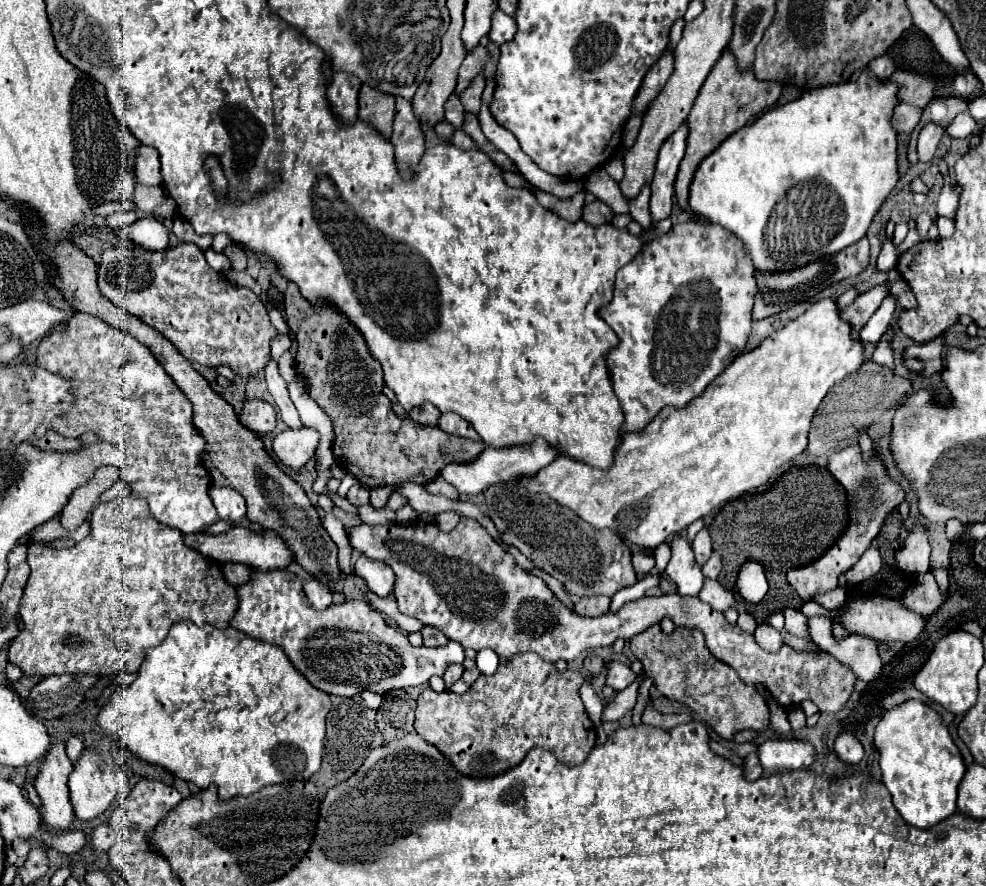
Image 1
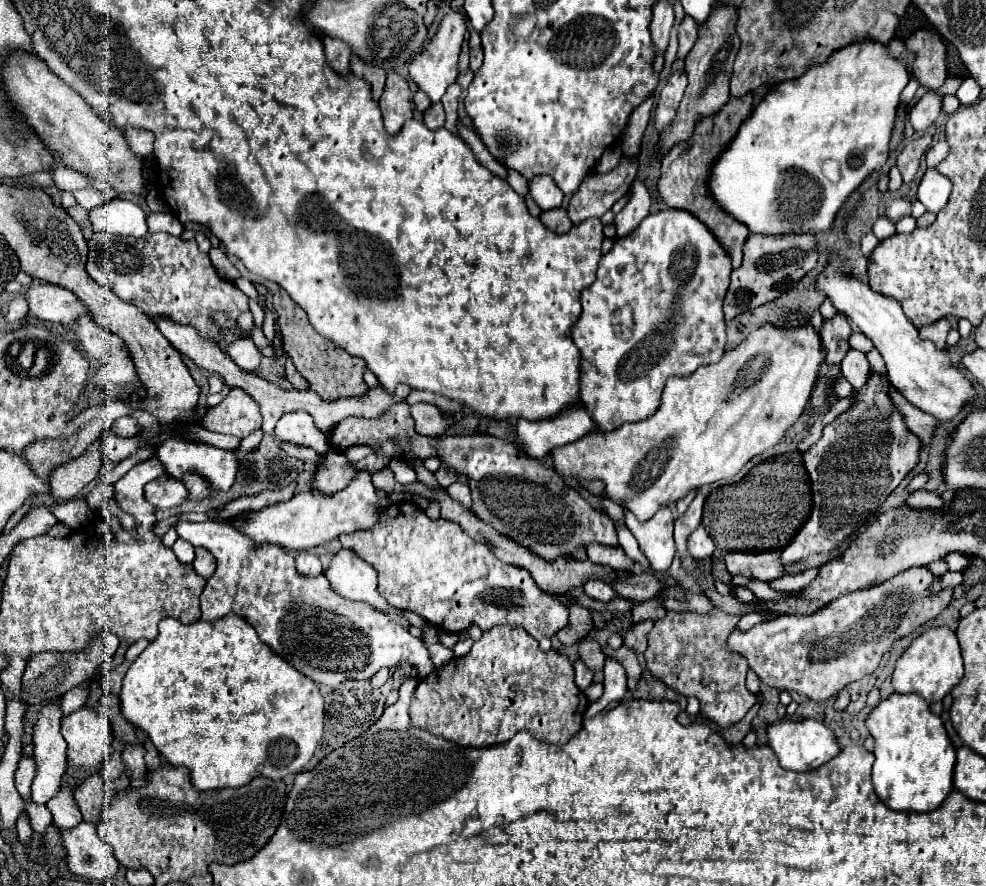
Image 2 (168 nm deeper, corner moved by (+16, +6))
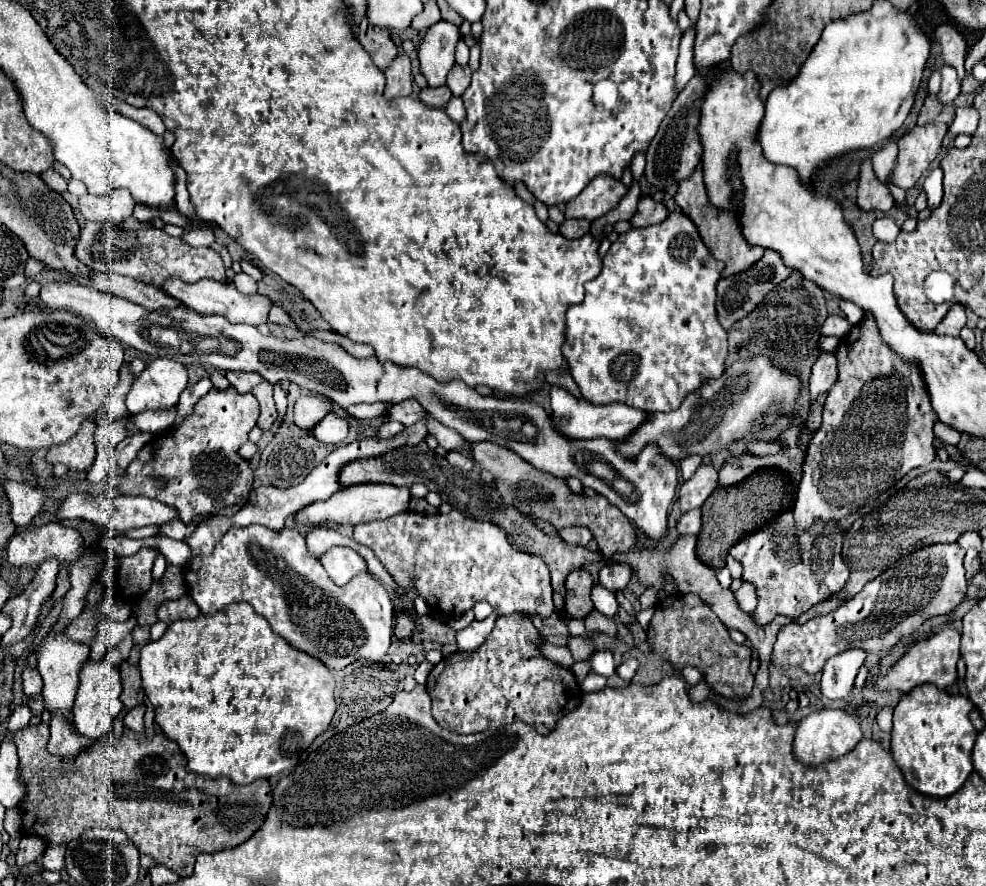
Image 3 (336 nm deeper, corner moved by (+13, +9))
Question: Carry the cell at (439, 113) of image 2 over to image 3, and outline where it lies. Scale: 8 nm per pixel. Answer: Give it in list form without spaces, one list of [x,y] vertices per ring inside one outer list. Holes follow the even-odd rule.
[[[441,87],[441,89],[423,89],[421,91],[421,101],[427,103],[427,107],[435,107],[435,109],[445,109],[447,103],[451,99],[451,91],[449,87]]]

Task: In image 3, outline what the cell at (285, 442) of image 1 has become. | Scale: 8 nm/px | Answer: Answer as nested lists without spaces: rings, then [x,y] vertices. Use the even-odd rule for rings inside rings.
[[[309,395],[309,397],[299,397],[295,403],[295,413],[293,413],[293,423],[301,429],[311,429],[315,427],[327,413],[331,411],[327,397],[321,395]]]

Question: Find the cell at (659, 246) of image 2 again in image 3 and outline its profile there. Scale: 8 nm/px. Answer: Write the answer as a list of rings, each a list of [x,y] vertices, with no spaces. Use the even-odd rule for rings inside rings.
[[[669,211],[667,219],[663,219],[663,223],[651,225],[651,227],[643,227],[643,229],[629,229],[627,233],[619,235],[619,239],[611,245],[611,249],[607,251],[607,255],[603,257],[603,271],[599,273],[599,277],[595,277],[593,281],[589,281],[585,285],[585,299],[579,305],[571,305],[567,311],[567,341],[563,345],[563,355],[569,363],[569,373],[575,379],[575,383],[581,389],[581,395],[591,401],[593,405],[611,405],[611,403],[627,403],[629,407],[639,407],[647,413],[655,413],[655,411],[673,411],[675,407],[679,407],[679,403],[683,401],[683,397],[695,389],[699,389],[701,381],[707,377],[719,377],[725,369],[725,359],[727,359],[727,333],[725,329],[719,325],[717,319],[717,309],[715,309],[715,301],[717,301],[717,281],[721,279],[721,271],[723,271],[723,261],[715,259],[711,255],[711,251],[707,249],[707,245],[703,243],[695,223],[681,211]],[[627,319],[631,319],[635,323],[635,327],[631,329],[627,325]]]

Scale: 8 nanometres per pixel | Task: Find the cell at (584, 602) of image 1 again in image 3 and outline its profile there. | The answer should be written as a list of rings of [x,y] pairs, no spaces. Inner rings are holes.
[[[605,565],[601,571],[599,571],[599,583],[601,587],[605,587],[607,591],[623,591],[625,585],[629,583],[631,579],[631,567],[629,565]]]

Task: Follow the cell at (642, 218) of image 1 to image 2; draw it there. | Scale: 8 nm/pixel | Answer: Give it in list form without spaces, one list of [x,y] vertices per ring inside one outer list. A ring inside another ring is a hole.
[[[634,182],[632,184],[632,194],[630,194],[630,202],[626,204],[626,208],[622,212],[616,214],[616,234],[618,236],[628,236],[650,212],[650,194],[646,190],[646,186],[642,182]]]

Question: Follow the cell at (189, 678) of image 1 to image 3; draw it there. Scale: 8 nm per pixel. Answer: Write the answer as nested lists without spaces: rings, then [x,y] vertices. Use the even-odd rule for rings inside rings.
[[[249,603],[227,605],[225,609],[221,609],[213,617],[199,615],[197,619],[191,619],[191,621],[175,621],[175,623],[171,623],[161,639],[151,641],[151,643],[147,643],[141,649],[139,671],[141,671],[141,679],[143,679],[141,687],[143,687],[145,695],[147,695],[147,699],[151,703],[159,703],[155,707],[155,723],[163,729],[163,733],[167,737],[171,737],[171,741],[175,741],[179,745],[179,749],[191,761],[191,773],[207,775],[211,779],[227,777],[227,779],[231,779],[237,785],[247,785],[247,783],[253,783],[255,779],[273,777],[273,775],[277,775],[281,771],[293,769],[297,765],[299,755],[315,741],[315,737],[319,737],[321,733],[327,731],[327,727],[329,727],[329,723],[333,719],[333,713],[335,713],[335,699],[333,699],[335,681],[333,681],[331,671],[319,659],[313,659],[307,653],[301,653],[301,651],[293,649],[289,643],[285,643],[285,639],[275,635],[271,631],[271,627],[267,625],[267,621],[261,619],[253,611],[253,607]]]

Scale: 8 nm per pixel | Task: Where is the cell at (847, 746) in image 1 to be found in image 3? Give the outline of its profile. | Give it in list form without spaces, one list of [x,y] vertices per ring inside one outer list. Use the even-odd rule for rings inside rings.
[[[849,649],[841,655],[835,655],[827,661],[823,667],[821,677],[821,693],[823,697],[835,701],[835,699],[847,699],[853,691],[855,677],[859,673],[859,667],[865,661],[865,651],[861,649]]]

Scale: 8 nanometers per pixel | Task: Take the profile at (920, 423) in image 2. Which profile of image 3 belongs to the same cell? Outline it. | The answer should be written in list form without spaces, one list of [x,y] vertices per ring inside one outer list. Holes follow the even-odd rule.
[[[941,421],[935,423],[935,437],[939,437],[943,443],[949,443],[949,445],[957,445],[959,439],[961,439],[961,433],[955,431],[953,427],[949,425],[943,425]]]

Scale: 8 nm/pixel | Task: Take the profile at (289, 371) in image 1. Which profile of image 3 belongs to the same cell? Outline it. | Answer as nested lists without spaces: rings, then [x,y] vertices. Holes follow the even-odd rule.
[[[169,279],[163,285],[163,291],[173,295],[175,299],[185,303],[193,311],[199,311],[199,315],[223,315],[223,317],[231,319],[233,324],[259,325],[259,323],[265,321],[263,315],[267,315],[269,309],[271,309],[271,301],[267,297],[263,297],[259,293],[253,295],[253,297],[245,297],[235,289],[233,283],[221,285],[221,283],[213,281],[213,279],[201,279],[197,283],[183,283],[179,279]]]

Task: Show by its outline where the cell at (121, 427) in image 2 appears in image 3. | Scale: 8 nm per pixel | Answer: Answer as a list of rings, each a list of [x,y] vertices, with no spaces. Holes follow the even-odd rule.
[[[175,407],[167,411],[145,411],[131,417],[131,423],[141,433],[155,433],[159,429],[165,429],[175,419]]]

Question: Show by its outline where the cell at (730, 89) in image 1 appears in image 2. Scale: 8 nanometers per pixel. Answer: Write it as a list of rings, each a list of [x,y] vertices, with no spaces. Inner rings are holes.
[[[746,94],[744,98],[730,98],[730,102],[720,110],[722,116],[708,116],[700,118],[696,122],[696,130],[688,142],[678,144],[668,156],[664,156],[662,166],[660,166],[660,182],[658,182],[658,192],[662,200],[670,208],[686,210],[692,216],[696,216],[722,244],[722,248],[728,252],[732,260],[732,268],[738,268],[742,264],[742,246],[748,238],[748,228],[740,220],[736,220],[732,214],[726,214],[716,202],[712,202],[712,194],[708,194],[708,178],[712,164],[716,158],[724,152],[724,146],[732,142],[732,138],[738,134],[740,124],[744,118],[748,120],[752,114],[752,94]],[[720,120],[720,128],[714,128],[714,122]]]

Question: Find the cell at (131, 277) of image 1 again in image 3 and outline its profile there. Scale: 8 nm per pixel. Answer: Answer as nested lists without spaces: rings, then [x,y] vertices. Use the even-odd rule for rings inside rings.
[[[127,219],[123,223],[99,223],[89,221],[81,227],[81,237],[75,247],[75,257],[97,273],[117,273],[123,277],[139,279],[141,283],[151,283],[163,287],[167,279],[183,279],[185,283],[197,283],[199,279],[215,279],[217,283],[227,283],[225,267],[213,249],[191,247],[177,237],[169,237],[163,229],[151,223],[141,223],[137,219]]]

